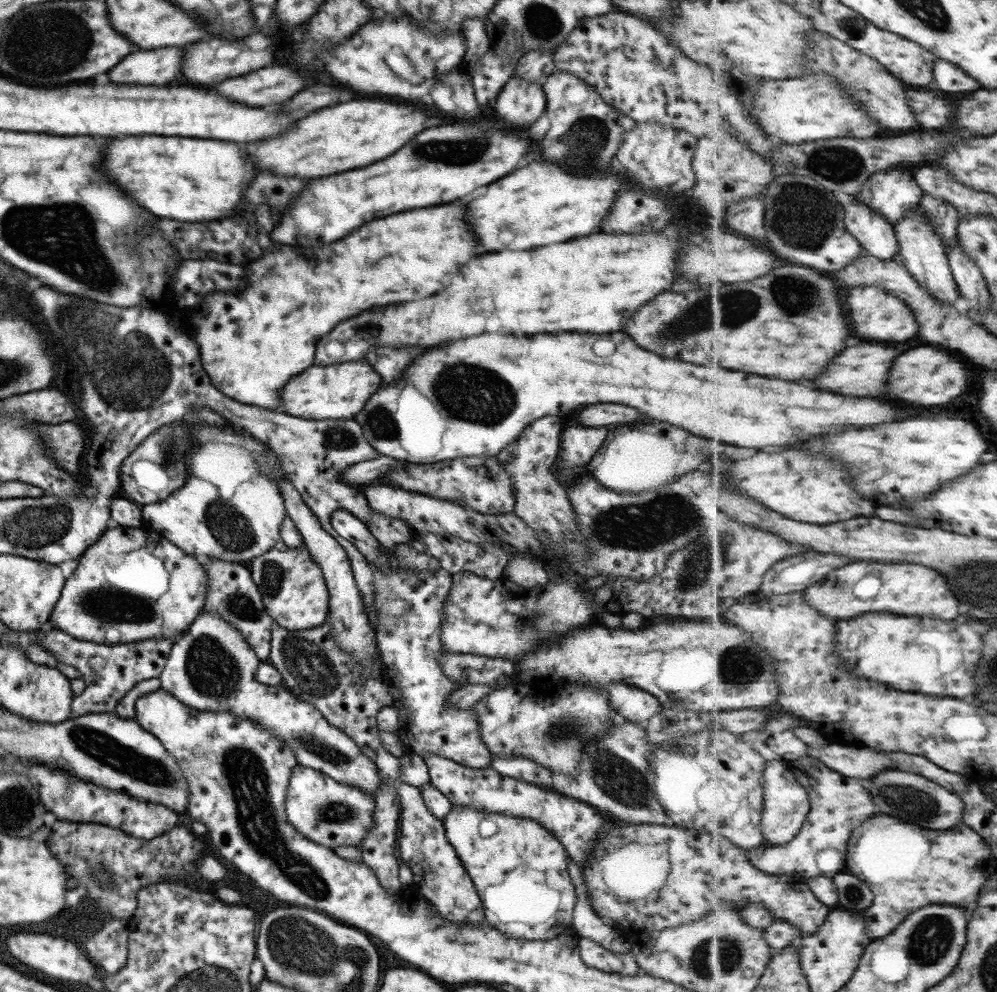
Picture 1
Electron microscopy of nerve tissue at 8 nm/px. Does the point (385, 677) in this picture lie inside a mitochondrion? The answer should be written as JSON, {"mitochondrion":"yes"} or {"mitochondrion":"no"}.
{"mitochondrion":"no"}

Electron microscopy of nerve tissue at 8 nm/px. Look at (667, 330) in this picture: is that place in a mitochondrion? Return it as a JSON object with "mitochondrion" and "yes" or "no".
{"mitochondrion":"yes"}

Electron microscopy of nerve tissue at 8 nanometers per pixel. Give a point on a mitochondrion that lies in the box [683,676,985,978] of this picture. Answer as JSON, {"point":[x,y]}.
{"point":[929,942]}

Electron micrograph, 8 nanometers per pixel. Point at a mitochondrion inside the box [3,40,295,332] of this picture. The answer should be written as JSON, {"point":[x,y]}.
{"point":[76,304]}

